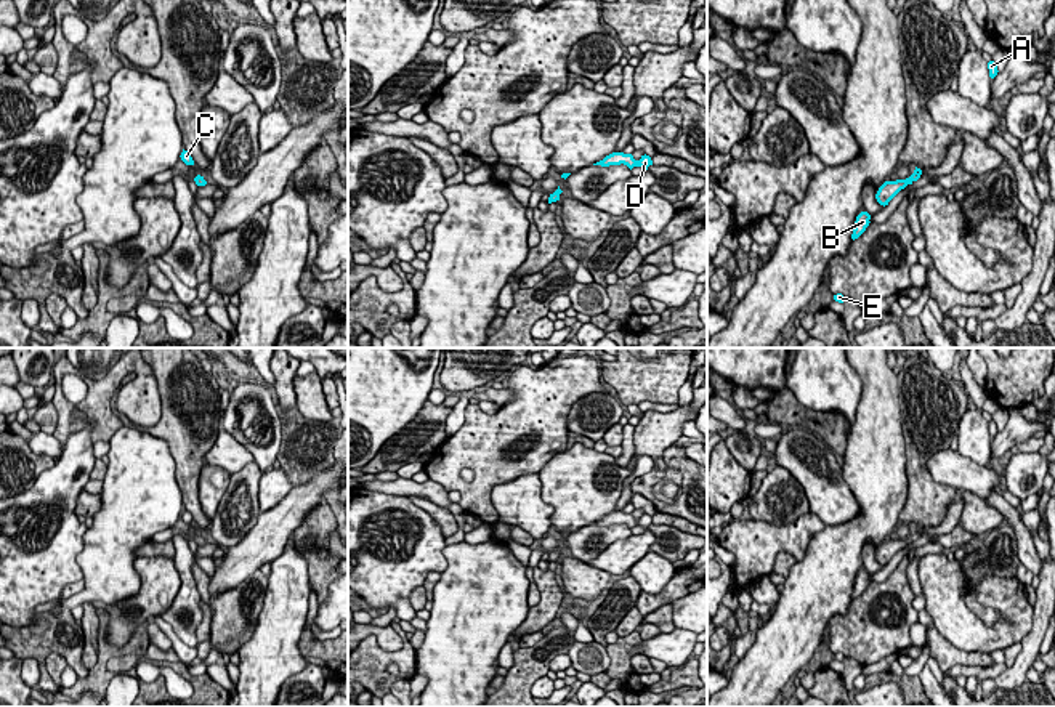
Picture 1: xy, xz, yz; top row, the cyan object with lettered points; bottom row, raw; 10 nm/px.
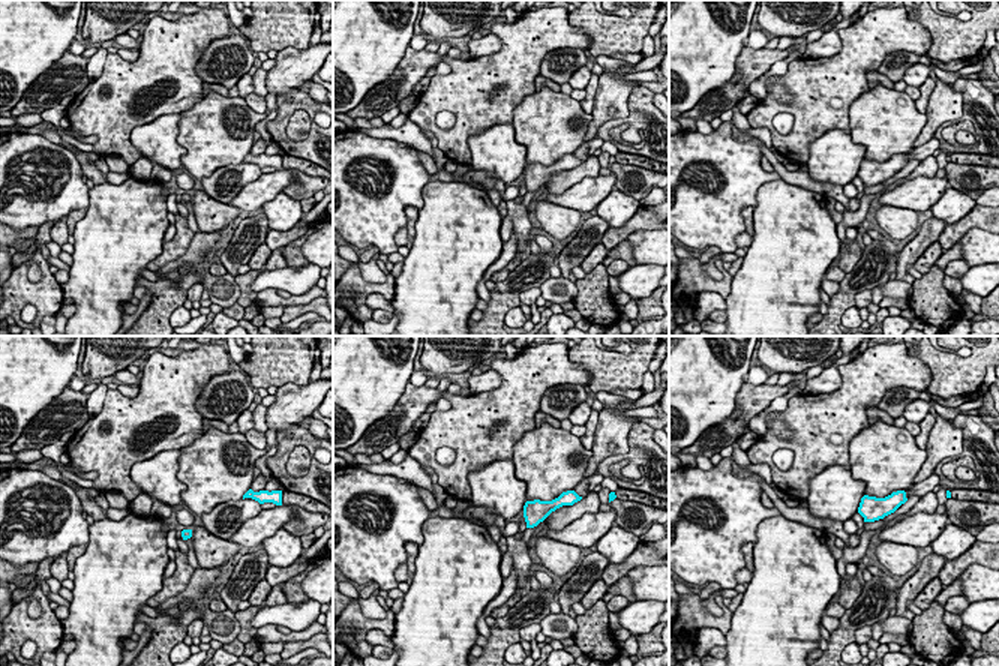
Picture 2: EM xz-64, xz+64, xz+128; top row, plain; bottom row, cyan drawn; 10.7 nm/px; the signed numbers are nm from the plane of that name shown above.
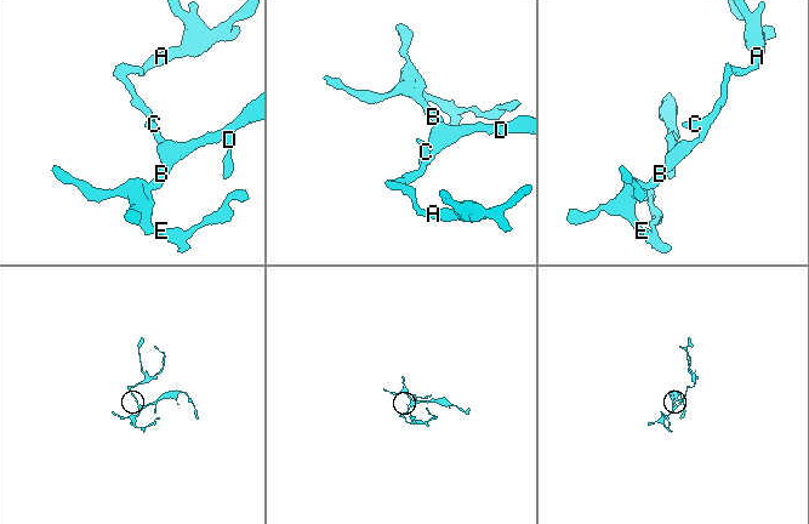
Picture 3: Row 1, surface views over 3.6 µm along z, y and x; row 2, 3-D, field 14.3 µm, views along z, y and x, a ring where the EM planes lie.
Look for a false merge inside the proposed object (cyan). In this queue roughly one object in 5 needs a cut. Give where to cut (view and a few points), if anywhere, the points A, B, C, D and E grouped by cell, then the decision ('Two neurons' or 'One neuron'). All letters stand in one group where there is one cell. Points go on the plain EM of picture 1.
No split. Groups: A B C D E. One neuron

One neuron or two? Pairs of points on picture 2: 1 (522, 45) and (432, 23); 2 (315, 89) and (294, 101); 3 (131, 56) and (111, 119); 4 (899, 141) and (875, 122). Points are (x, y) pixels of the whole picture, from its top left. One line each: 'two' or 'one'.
1: two
2: two
3: two
4: one

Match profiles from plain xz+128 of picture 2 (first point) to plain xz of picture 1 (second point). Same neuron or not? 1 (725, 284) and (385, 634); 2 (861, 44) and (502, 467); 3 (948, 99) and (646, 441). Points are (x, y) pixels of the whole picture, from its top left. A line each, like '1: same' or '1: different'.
1: different
2: same
3: same

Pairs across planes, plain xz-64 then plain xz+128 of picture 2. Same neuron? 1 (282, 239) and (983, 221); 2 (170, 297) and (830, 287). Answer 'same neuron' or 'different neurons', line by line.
1: same neuron
2: different neurons

